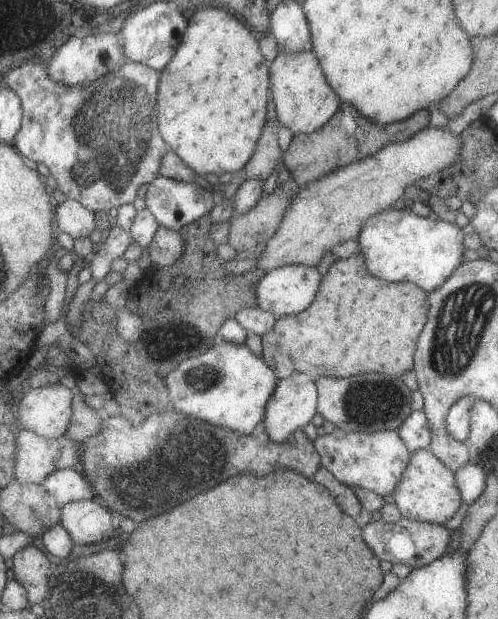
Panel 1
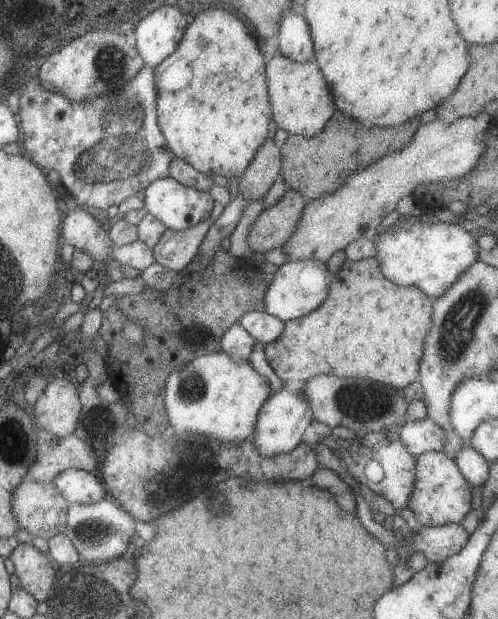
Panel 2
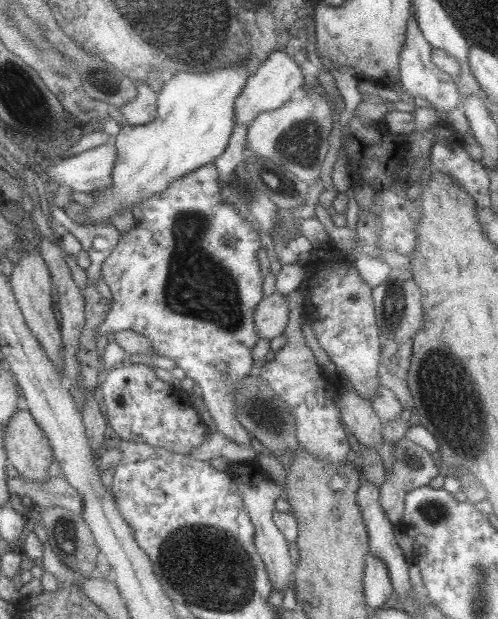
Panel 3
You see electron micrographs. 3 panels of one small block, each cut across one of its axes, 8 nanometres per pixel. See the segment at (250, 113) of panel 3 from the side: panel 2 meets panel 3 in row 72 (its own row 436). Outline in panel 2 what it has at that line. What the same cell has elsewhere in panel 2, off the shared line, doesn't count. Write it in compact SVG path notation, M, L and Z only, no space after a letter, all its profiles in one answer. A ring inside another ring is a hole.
M285 384L285 387L281 391L270 396L263 402L259 415L257 416L257 423L254 429L256 437L254 438L253 444L263 457L273 457L282 453L290 452L302 442L302 436L304 436L306 428L312 424L312 420L311 408L307 404L305 397L301 394L301 390L291 392Z

